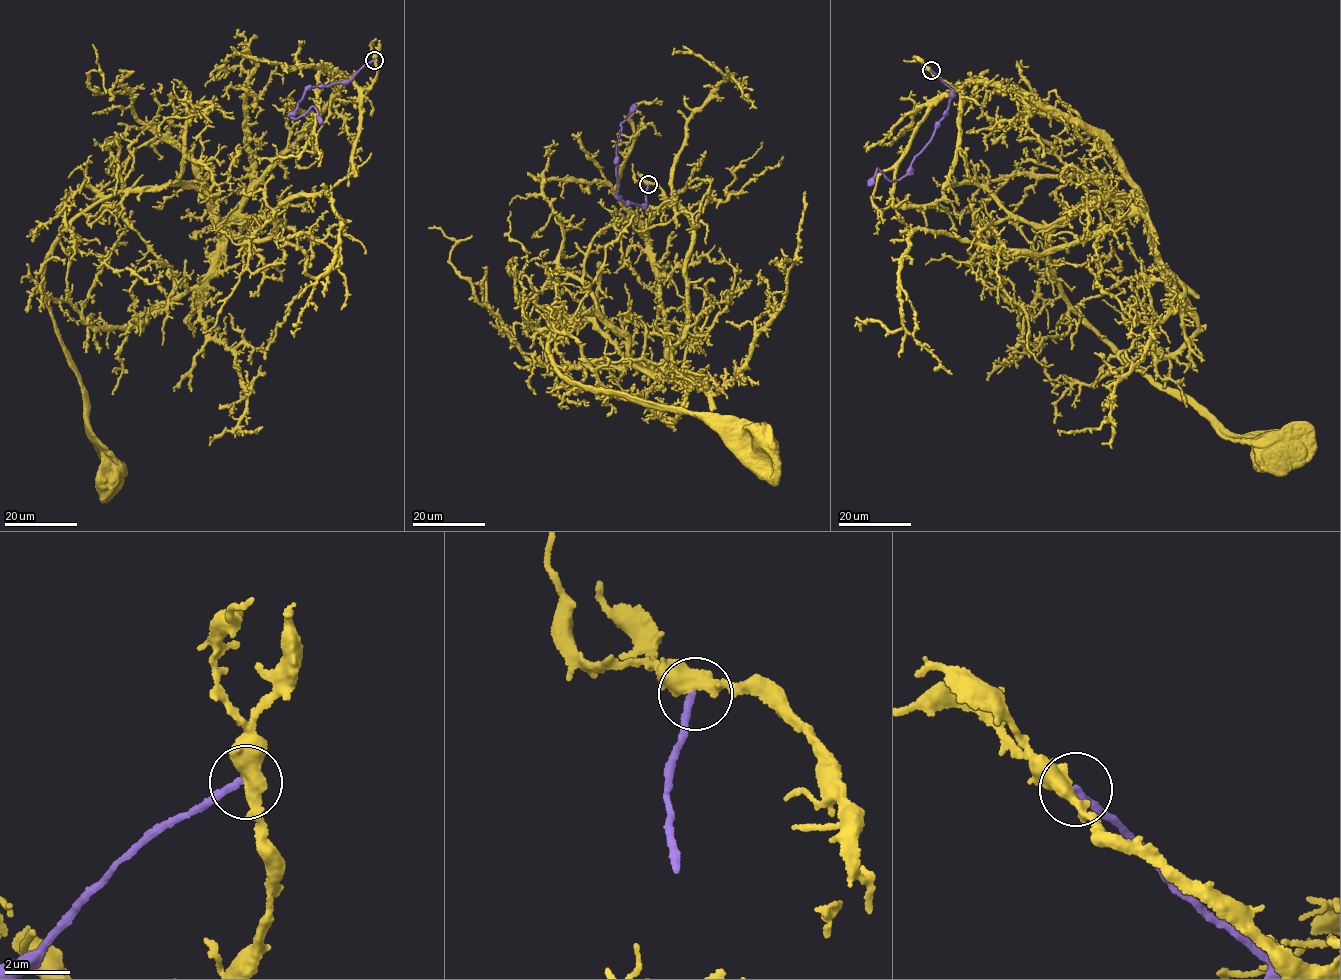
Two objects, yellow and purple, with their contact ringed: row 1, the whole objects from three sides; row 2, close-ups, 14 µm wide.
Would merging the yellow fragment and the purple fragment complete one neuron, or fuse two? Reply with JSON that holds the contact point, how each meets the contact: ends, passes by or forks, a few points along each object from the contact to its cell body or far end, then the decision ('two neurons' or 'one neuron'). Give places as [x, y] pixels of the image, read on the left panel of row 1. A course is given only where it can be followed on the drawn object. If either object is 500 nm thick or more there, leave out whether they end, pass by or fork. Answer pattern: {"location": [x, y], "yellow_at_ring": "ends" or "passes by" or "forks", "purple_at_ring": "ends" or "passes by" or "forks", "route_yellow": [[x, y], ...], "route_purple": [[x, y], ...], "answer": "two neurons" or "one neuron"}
{"location": [374, 60], "yellow_at_ring": "passes by", "purple_at_ring": "ends", "route_yellow": [[375, 60], [222, 218], [203, 187], [168, 183], [64, 228], [46, 302], [114, 470]], "route_purple": [[374, 60], [350, 80], [312, 86], [305, 92], [291, 118], [295, 119], [313, 107], [320, 123]], "answer": "two neurons"}

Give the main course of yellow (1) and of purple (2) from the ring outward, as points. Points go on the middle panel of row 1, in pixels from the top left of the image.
1: (648, 184), (673, 375), (592, 313), (548, 353), (586, 387), (761, 442)
2: (648, 184), (646, 205), (623, 202), (617, 193), (616, 146), (621, 122), (635, 104)

